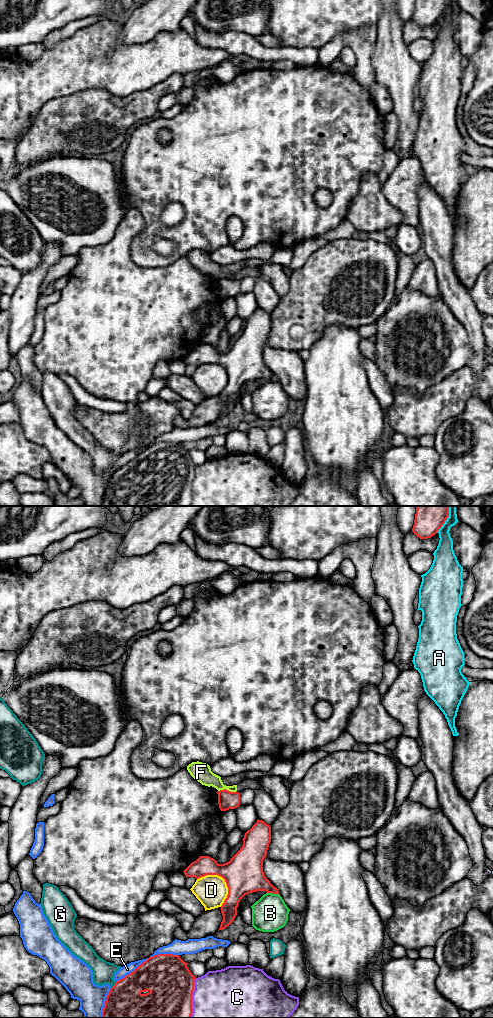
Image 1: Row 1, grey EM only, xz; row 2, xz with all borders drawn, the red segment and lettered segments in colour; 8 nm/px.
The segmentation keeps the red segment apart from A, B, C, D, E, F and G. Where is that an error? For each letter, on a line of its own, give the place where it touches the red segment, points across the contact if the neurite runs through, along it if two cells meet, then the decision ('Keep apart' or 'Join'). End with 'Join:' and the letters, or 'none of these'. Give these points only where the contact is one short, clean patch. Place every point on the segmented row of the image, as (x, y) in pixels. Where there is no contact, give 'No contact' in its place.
A: Touches red at xz (446, 519). Keep apart
B: Touches red at xz (273, 893). Keep apart
C: Touches red at xz (191, 998). Keep apart
D: Touches red at xz (224, 879). Keep apart
E: Touches red at xz (133, 971). Keep apart
F: Touches red at xz (227, 790). Boundary: xz (236, 790), (220, 789), (218, 791). Keep apart
G: Touches red at xz (113, 986). Keep apart
Join: none of these

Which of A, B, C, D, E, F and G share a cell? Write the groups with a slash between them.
A / B / C / D / E / F / G

